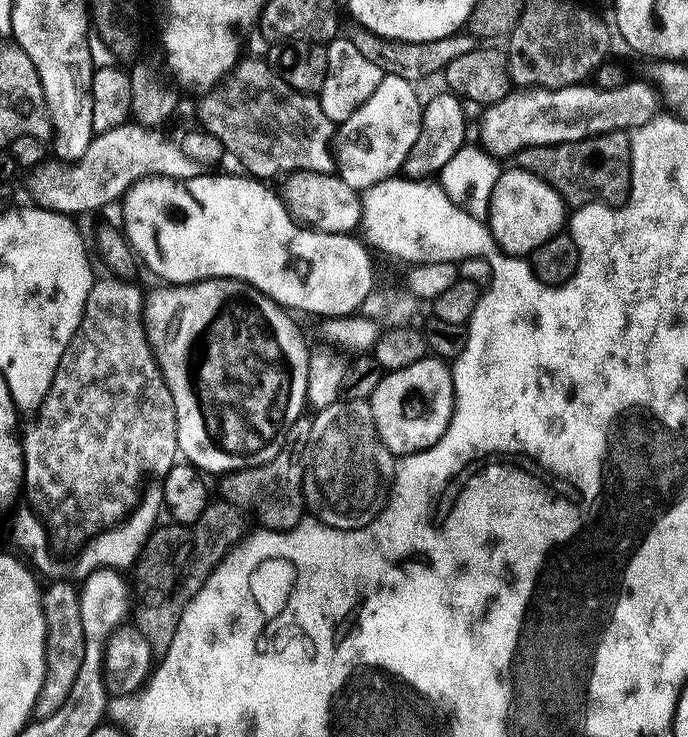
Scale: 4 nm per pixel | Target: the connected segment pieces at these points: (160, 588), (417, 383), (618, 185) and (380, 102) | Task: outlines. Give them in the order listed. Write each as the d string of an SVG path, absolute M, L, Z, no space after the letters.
M216 498L209 503L207 513L202 518L198 518L198 522L194 522L190 526L175 522L161 523L149 533L143 551L134 565L134 572L140 579L140 588L144 591L141 596L140 593L138 596L138 607L134 612L134 620L136 616L134 628L135 631L144 635L154 650L167 650L170 642L174 642L180 615L184 613L186 606L194 598L194 594L198 594L198 590L202 590L208 575L224 561L225 552L232 551L244 539L246 535L244 519L246 519L246 513L243 508L235 508L227 500Z
M426 354L402 370L381 375L370 403L382 442L386 442L393 456L403 458L425 452L446 434L452 407L456 405L452 369L445 361Z
M607 132L578 142L540 144L517 152L514 164L545 180L573 209L587 204L616 206L627 197L632 184L632 137L628 132Z
M385 74L382 82L378 82L378 90L350 114L344 123L339 125L334 132L334 168L340 177L346 182L346 186L357 190L363 190L374 186L378 182L395 177L403 169L406 158L418 142L418 134L422 126L424 109L422 107L422 96L416 93L417 85L406 78L398 78Z

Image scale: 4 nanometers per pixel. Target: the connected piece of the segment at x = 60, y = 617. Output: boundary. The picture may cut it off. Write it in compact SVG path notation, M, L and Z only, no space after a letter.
M60 580L57 584L43 589L40 601L46 618L48 637L46 638L46 674L36 703L37 717L49 716L62 710L66 698L70 698L70 690L74 690L74 682L78 678L78 670L82 670L82 662L86 654L86 633L82 631L80 588Z

